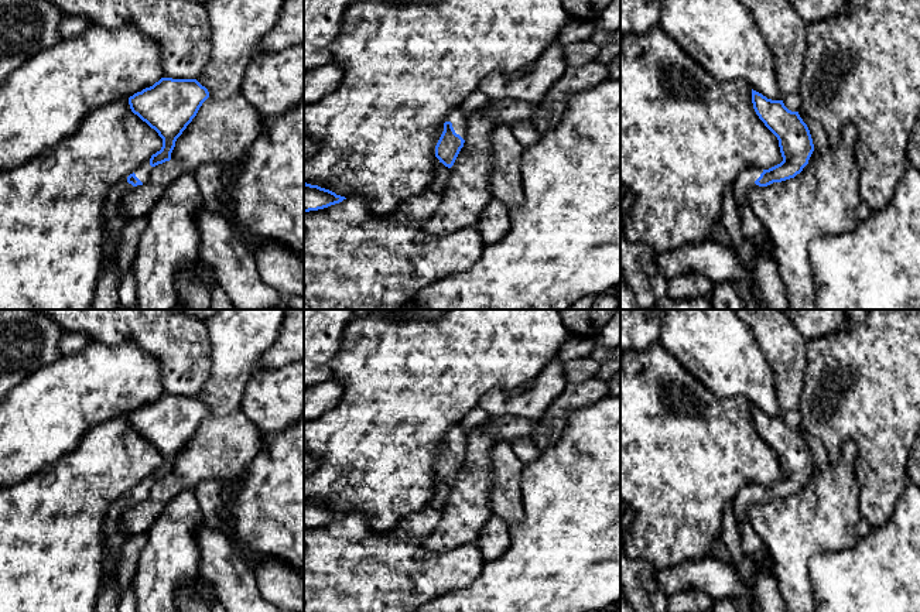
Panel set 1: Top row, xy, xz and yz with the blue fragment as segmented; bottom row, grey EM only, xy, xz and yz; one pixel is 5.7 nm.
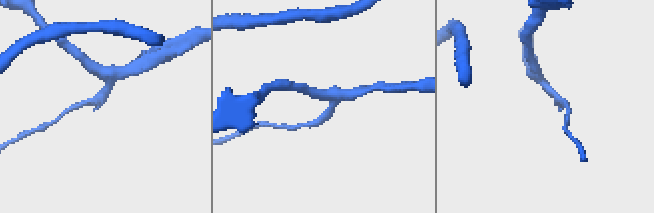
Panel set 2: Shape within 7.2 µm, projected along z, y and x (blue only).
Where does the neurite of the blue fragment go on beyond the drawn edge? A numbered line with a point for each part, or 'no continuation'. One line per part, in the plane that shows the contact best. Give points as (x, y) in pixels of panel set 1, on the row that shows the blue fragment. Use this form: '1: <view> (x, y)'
1: xz (458, 119)

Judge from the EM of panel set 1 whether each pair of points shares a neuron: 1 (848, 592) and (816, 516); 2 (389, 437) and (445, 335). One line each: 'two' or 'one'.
1: two
2: one

